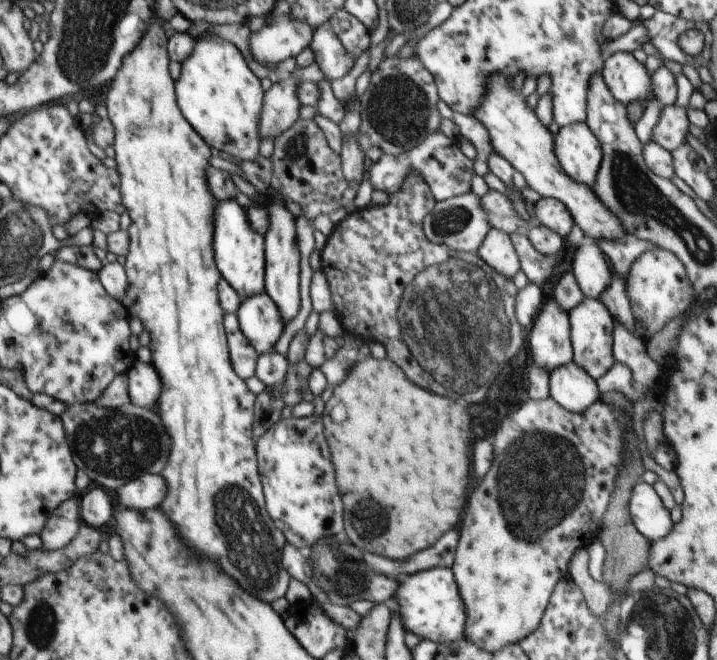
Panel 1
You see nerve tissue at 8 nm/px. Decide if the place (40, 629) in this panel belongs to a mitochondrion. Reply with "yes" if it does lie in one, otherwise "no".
yes

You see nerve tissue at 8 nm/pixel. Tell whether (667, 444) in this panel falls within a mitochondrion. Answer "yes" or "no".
no

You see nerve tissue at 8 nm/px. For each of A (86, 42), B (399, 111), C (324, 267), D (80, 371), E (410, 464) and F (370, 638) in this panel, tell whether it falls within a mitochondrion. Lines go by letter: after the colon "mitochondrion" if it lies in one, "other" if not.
A: mitochondrion
B: mitochondrion
C: other
D: other
E: other
F: other

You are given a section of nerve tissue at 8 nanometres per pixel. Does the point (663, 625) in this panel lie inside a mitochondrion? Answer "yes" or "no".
yes

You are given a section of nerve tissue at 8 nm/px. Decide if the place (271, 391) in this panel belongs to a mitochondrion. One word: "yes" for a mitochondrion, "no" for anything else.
no

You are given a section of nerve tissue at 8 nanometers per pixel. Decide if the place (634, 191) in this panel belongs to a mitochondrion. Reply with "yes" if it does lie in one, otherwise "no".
yes

